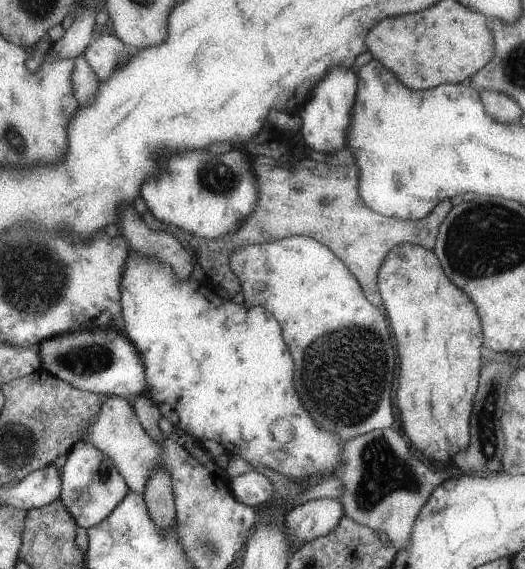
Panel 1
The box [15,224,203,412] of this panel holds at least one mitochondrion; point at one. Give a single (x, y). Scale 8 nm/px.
(72, 362)

